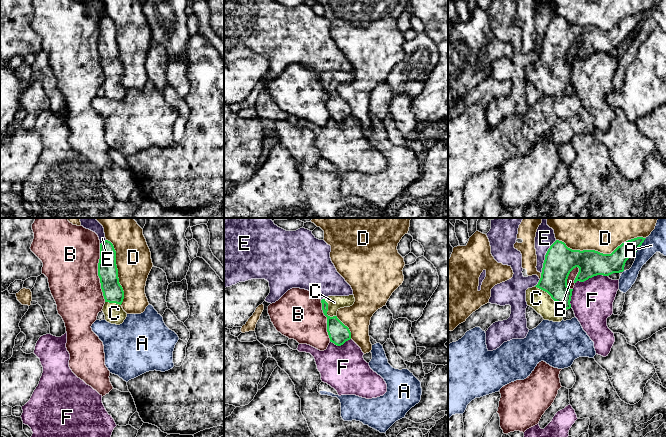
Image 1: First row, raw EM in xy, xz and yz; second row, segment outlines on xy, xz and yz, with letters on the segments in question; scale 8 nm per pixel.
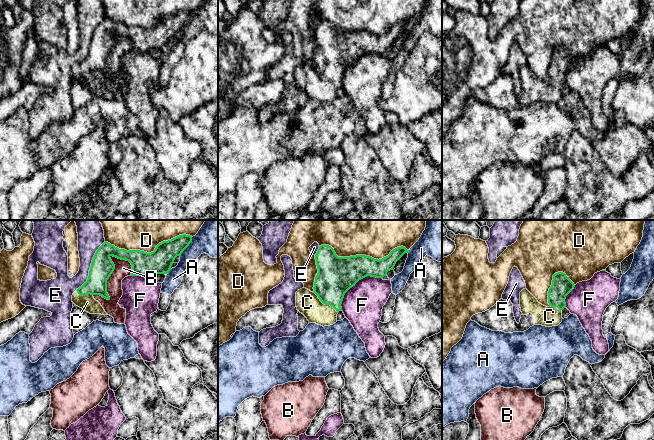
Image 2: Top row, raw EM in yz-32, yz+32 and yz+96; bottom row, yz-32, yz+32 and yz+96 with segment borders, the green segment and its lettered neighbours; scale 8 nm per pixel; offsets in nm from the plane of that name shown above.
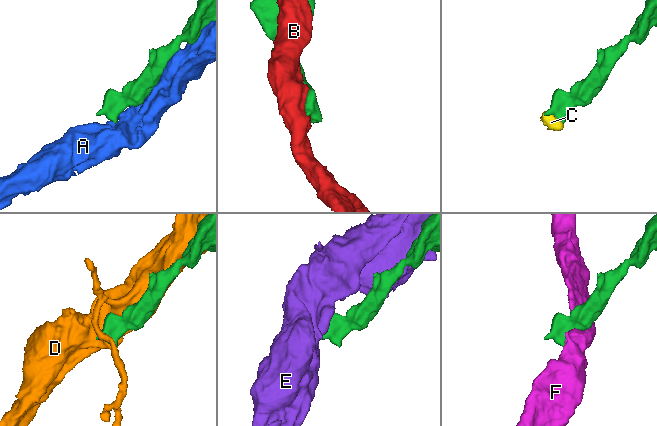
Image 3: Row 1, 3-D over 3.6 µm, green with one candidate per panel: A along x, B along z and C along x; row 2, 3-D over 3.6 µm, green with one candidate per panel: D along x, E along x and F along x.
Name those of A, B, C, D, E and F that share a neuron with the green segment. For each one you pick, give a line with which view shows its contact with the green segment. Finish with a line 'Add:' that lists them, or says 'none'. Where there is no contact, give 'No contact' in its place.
C: Touches green in yz
Add: C

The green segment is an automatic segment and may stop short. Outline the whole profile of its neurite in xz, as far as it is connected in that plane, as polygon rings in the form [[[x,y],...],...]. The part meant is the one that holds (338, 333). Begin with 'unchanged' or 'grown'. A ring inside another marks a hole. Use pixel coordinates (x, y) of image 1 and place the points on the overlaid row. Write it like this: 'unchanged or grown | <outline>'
grown | [[[354,295],[328,296],[321,300],[323,313],[327,317],[327,332],[330,342],[337,346],[341,346],[351,339],[351,332],[349,328],[337,318],[337,311],[340,308],[352,306],[354,302]]]

